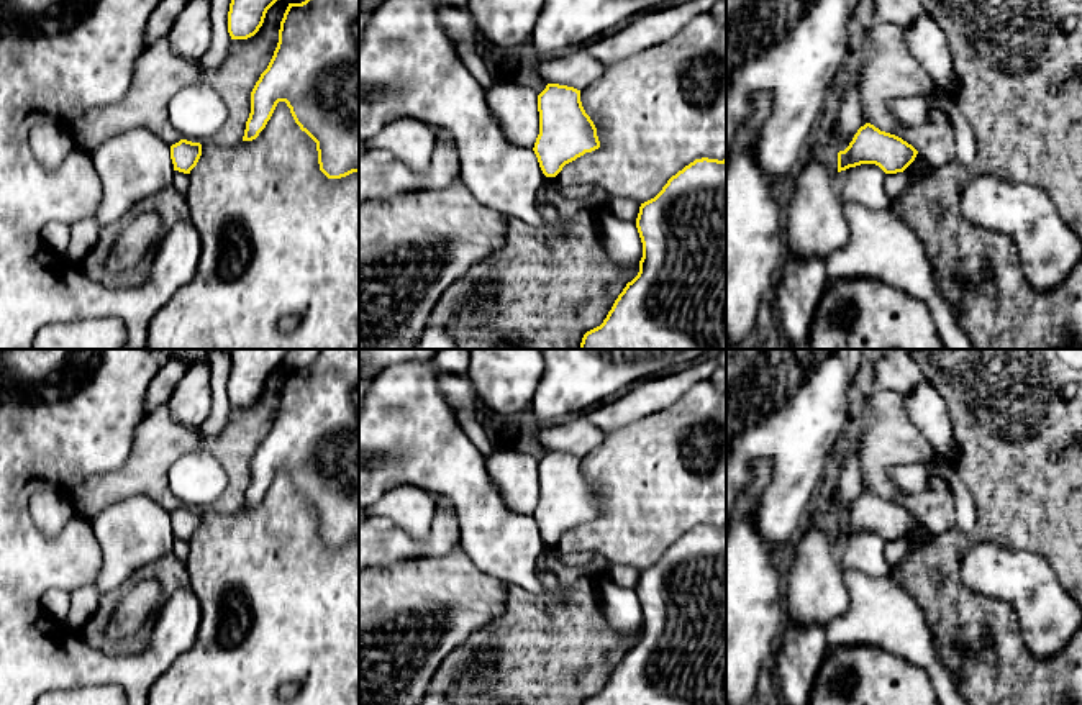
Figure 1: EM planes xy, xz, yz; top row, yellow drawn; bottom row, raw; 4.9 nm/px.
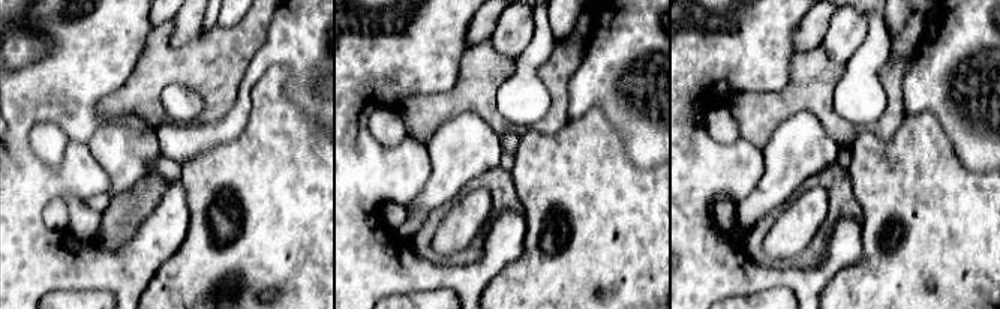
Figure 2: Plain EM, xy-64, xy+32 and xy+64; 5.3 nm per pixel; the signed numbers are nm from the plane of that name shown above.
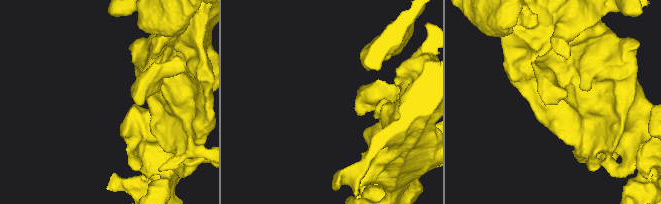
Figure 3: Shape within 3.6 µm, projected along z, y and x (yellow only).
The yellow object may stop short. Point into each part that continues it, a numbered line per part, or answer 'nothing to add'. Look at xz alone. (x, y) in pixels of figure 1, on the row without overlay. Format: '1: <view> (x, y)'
1: xz (515, 474)

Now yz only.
1: yz (882, 614)

